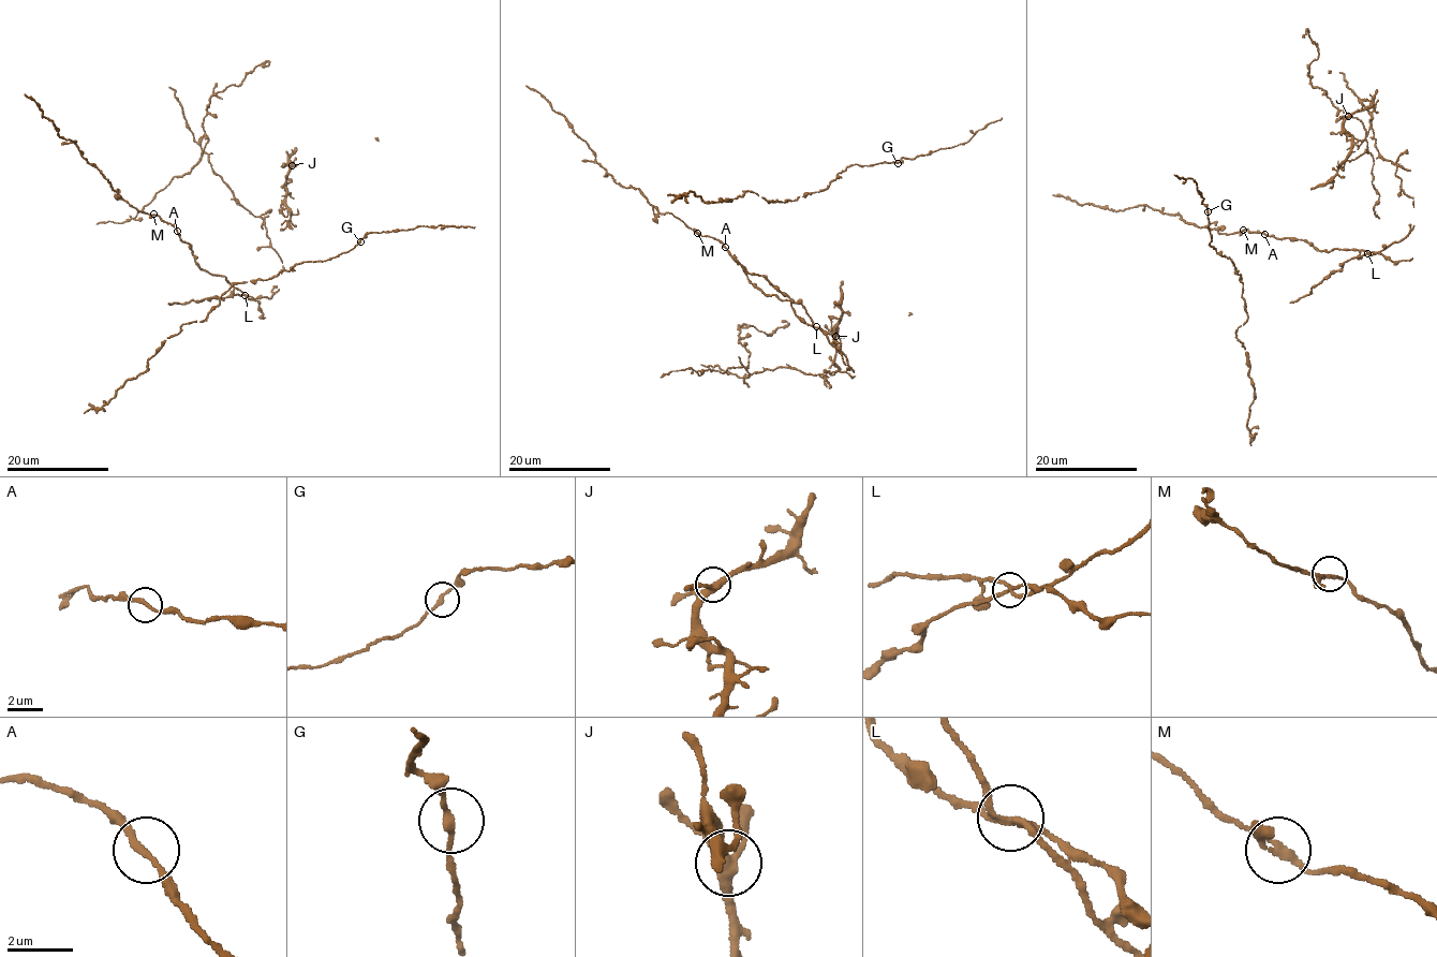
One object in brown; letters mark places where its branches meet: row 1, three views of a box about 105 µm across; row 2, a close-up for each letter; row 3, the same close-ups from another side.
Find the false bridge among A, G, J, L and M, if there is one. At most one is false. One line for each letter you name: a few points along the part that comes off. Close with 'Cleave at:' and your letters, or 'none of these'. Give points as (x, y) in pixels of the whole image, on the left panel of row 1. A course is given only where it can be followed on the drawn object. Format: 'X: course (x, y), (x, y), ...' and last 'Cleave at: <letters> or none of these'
Cleave at: L

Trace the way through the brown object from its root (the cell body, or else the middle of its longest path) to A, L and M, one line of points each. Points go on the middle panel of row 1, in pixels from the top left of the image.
A: (798, 304), (814, 326), (801, 321), (788, 300), (780, 299), (755, 286), (746, 268), (725, 247)
L: (798, 304), (816, 327)
M: (798, 304), (814, 326), (801, 321), (788, 300), (780, 299), (755, 286), (746, 268), (717, 239), (697, 233)

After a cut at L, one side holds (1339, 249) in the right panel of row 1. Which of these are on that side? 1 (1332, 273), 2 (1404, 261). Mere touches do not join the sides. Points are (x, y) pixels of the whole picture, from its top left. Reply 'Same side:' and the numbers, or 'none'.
Same side: 2

